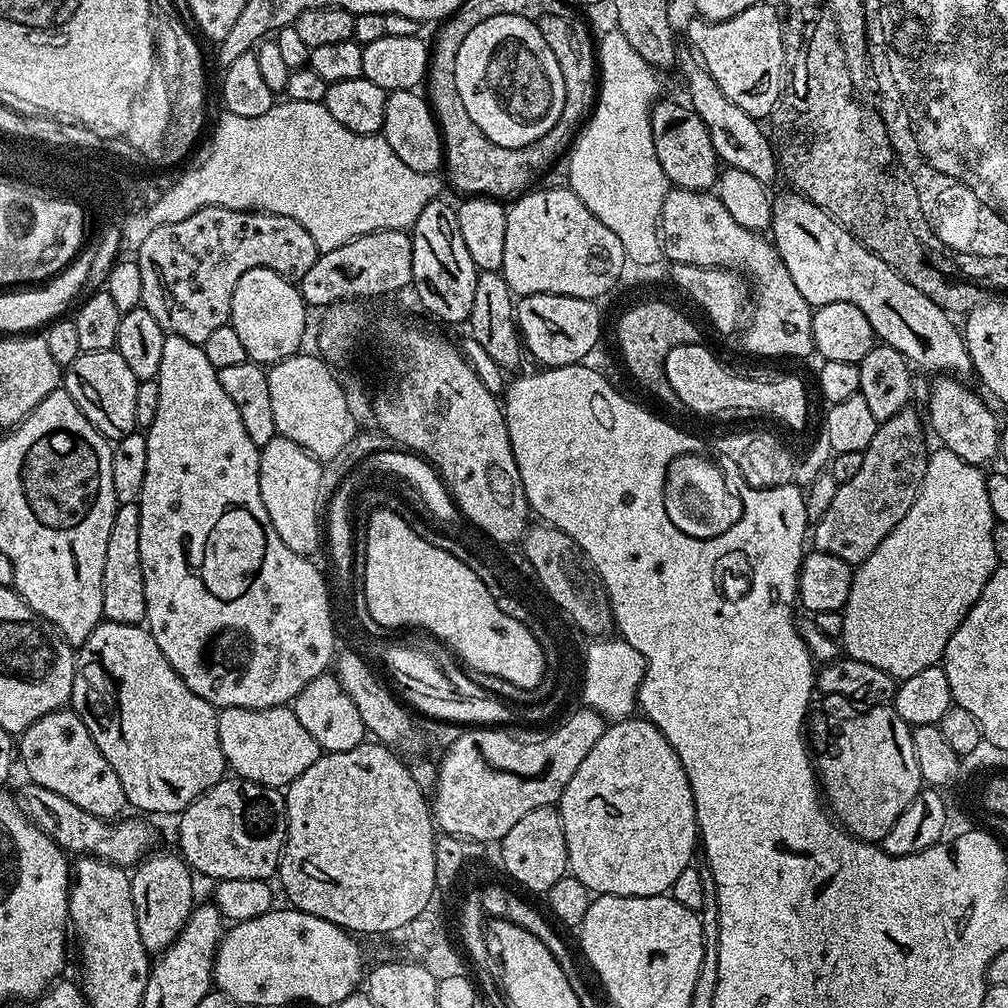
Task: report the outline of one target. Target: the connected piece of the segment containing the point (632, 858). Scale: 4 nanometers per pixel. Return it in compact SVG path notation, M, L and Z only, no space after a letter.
M643 718L617 720L605 727L604 733L598 738L598 742L595 742L594 748L590 750L586 758L583 758L582 764L578 766L578 770L570 778L570 782L567 782L564 793L561 794L558 801L558 811L564 827L571 875L576 876L578 882L582 882L582 886L586 886L589 893L592 894L602 896L663 896L672 889L675 880L678 879L678 874L682 874L682 870L686 870L693 863L692 851L695 848L697 851L698 848L696 807L686 770L682 766L678 754L674 754L670 742L666 742L666 738L658 730L658 726Z

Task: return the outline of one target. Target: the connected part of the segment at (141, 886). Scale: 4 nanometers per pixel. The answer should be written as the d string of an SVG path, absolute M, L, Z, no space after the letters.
M153 851L130 872L130 894L134 898L134 914L138 914L138 935L150 954L165 952L174 943L176 935L190 918L197 899L196 888L192 885L194 873L183 856L175 851L160 851Z

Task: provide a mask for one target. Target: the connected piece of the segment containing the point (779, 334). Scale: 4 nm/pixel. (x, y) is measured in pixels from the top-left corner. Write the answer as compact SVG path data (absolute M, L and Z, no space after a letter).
M669 187L662 202L660 235L663 255L669 256L669 261L703 268L727 268L745 277L752 276L750 288L754 299L743 329L746 351L753 352L756 356L813 355L814 310L806 302L806 298L802 298L798 286L794 286L794 278L790 278L790 270L786 270L771 239L765 238L761 233L746 230L746 226L738 226L730 210L722 206L719 196L711 191L695 192L689 188Z

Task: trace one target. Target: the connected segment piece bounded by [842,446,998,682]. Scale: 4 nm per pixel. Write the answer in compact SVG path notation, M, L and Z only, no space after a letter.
M948 448L937 449L929 455L924 481L906 518L902 518L878 550L853 571L848 601L842 609L843 651L855 660L878 666L878 670L890 674L898 682L943 661L950 634L958 630L974 602L978 602L986 582L990 582L990 574L998 566L996 536L992 533L994 517L985 473Z

